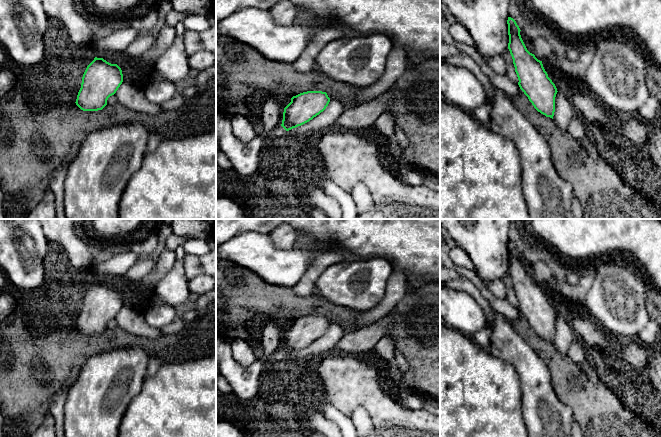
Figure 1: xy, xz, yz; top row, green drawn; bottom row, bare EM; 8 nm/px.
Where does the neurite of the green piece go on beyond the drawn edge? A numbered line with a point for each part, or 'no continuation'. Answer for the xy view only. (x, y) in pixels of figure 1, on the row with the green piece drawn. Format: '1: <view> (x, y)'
no continuation

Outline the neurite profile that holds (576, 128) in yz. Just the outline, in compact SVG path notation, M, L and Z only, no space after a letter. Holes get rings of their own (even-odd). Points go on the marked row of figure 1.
M576 114L569 126L568 126L568 130L567 130L576 140L580 140L583 137L586 136L585 133L585 129L584 129L584 125L582 120L578 117L578 114Z

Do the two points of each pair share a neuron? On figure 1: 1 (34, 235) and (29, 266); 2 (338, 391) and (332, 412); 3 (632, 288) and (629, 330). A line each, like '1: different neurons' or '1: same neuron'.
1: same neuron
2: different neurons
3: same neuron

